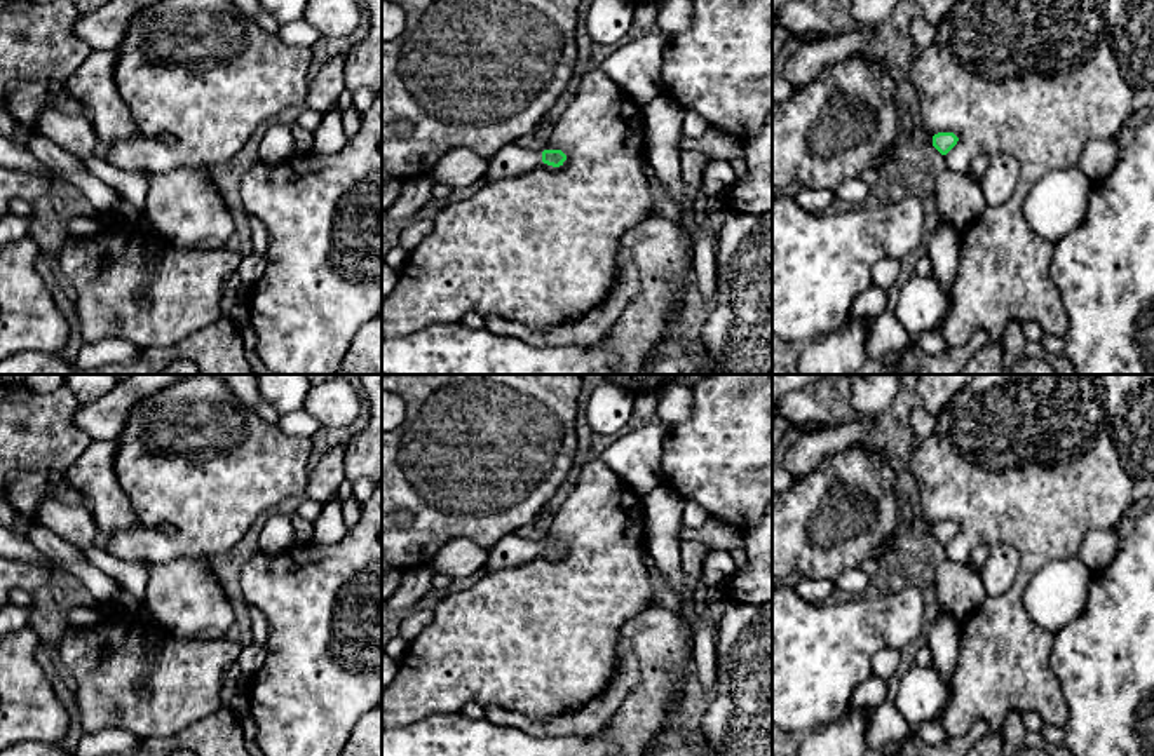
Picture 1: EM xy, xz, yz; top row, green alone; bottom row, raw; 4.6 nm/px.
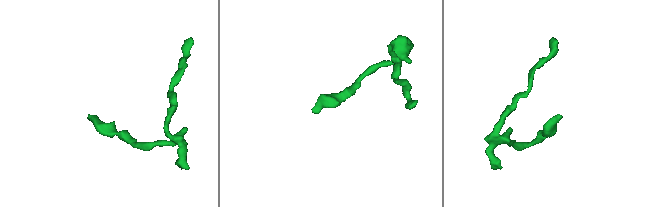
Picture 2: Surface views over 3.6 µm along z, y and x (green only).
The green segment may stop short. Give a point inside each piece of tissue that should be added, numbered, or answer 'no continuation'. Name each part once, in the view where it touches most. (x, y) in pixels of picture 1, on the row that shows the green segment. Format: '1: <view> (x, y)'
1: xz (511, 161)

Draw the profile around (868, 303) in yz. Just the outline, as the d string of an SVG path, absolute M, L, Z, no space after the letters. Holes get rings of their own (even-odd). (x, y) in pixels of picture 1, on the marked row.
M872 286L870 289L861 291L849 312L849 319L873 321L887 310L889 294L882 287Z

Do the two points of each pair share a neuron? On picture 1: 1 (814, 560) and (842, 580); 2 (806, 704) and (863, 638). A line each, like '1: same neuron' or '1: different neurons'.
1: different neurons
2: same neuron

